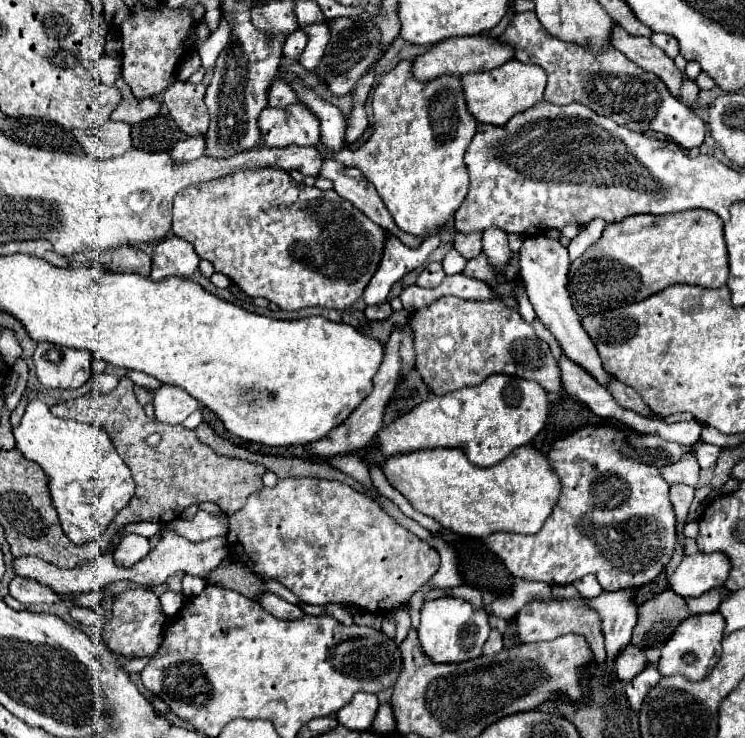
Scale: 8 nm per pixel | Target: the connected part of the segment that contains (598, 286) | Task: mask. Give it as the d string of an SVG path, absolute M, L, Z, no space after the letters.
M691 209L691 211L681 211L681 213L671 213L671 215L633 215L627 217L621 223L609 223L597 243L593 243L577 261L571 263L569 269L569 295L573 297L573 307L577 309L577 315L585 313L601 313L605 309L615 309L623 305L631 305L641 301L643 297L649 297L669 285L675 283L689 283L689 285L699 285L699 287L723 287L727 283L727 247L725 247L725 237L723 237L723 219L717 217L711 211L705 209Z

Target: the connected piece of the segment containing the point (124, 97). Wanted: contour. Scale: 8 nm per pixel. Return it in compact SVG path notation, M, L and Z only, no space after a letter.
M121 76L117 78L115 85L121 93L121 105L111 113L113 121L125 121L129 125L135 125L135 123L145 121L149 117L155 117L159 113L161 105L157 99L135 99Z

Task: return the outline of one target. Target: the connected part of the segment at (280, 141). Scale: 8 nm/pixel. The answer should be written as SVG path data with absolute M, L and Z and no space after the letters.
M303 103L289 105L289 109L265 109L261 113L261 133L267 147L315 147L321 139L321 123L313 111Z

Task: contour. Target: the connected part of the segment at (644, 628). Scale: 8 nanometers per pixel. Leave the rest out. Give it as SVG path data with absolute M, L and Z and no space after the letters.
M667 589L639 607L639 621L631 643L645 653L649 663L657 663L661 647L689 615L685 599Z

